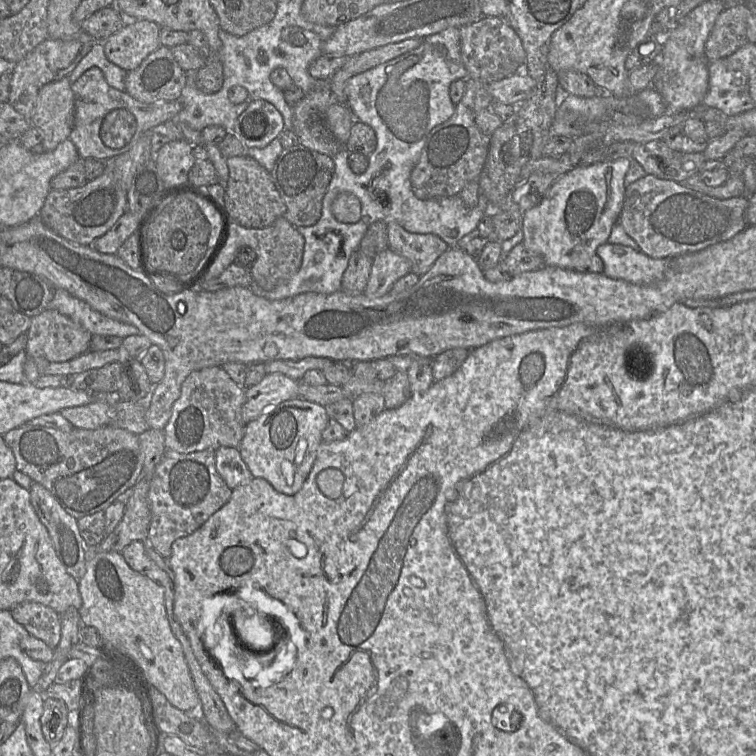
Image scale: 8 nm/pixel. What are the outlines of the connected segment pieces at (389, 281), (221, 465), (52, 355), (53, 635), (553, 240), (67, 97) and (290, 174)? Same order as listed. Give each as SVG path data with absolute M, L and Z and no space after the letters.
M390 248L380 252L373 260L370 278L363 294L378 298L388 294L394 283L411 272L410 261Z
M220 447L215 453L217 471L232 490L254 478L238 448Z
M52 309L31 317L26 335L27 356L49 362L66 362L86 353L93 337L80 324Z
M23 602L11 610L12 617L28 633L56 649L61 638L60 614L38 602Z
M629 158L602 161L588 166L577 166L560 176L544 199L523 213L523 244L527 250L543 258L544 266L587 271L591 257L599 245L607 243L612 227L618 221L625 198L625 175L630 166Z
M67 76L40 89L31 123L41 130L43 142L31 151L52 151L70 137L75 118L75 98L71 86Z
M302 144L283 149L270 173L287 208L284 217L293 226L309 227L319 221L322 215L323 199L329 188L334 169L332 157Z

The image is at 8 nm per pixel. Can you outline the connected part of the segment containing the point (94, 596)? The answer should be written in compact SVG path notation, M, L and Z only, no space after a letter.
M96 548L87 551L86 572L79 580L82 606L78 612L82 625L97 629L104 648L113 648L121 653L145 678L148 684L157 688L176 708L185 712L198 712L201 700L195 688L182 645L173 634L165 606L165 590L157 582L133 570L122 553L100 552Z

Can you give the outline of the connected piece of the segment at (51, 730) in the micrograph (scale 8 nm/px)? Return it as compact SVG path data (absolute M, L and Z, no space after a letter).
M45 698L44 711L40 718L44 738L51 746L63 737L68 726L68 708L62 700Z

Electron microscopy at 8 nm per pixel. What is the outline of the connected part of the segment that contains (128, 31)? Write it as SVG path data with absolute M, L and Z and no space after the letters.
M126 19L119 31L103 41L105 55L120 68L132 71L161 46L160 34L161 27L153 21Z

